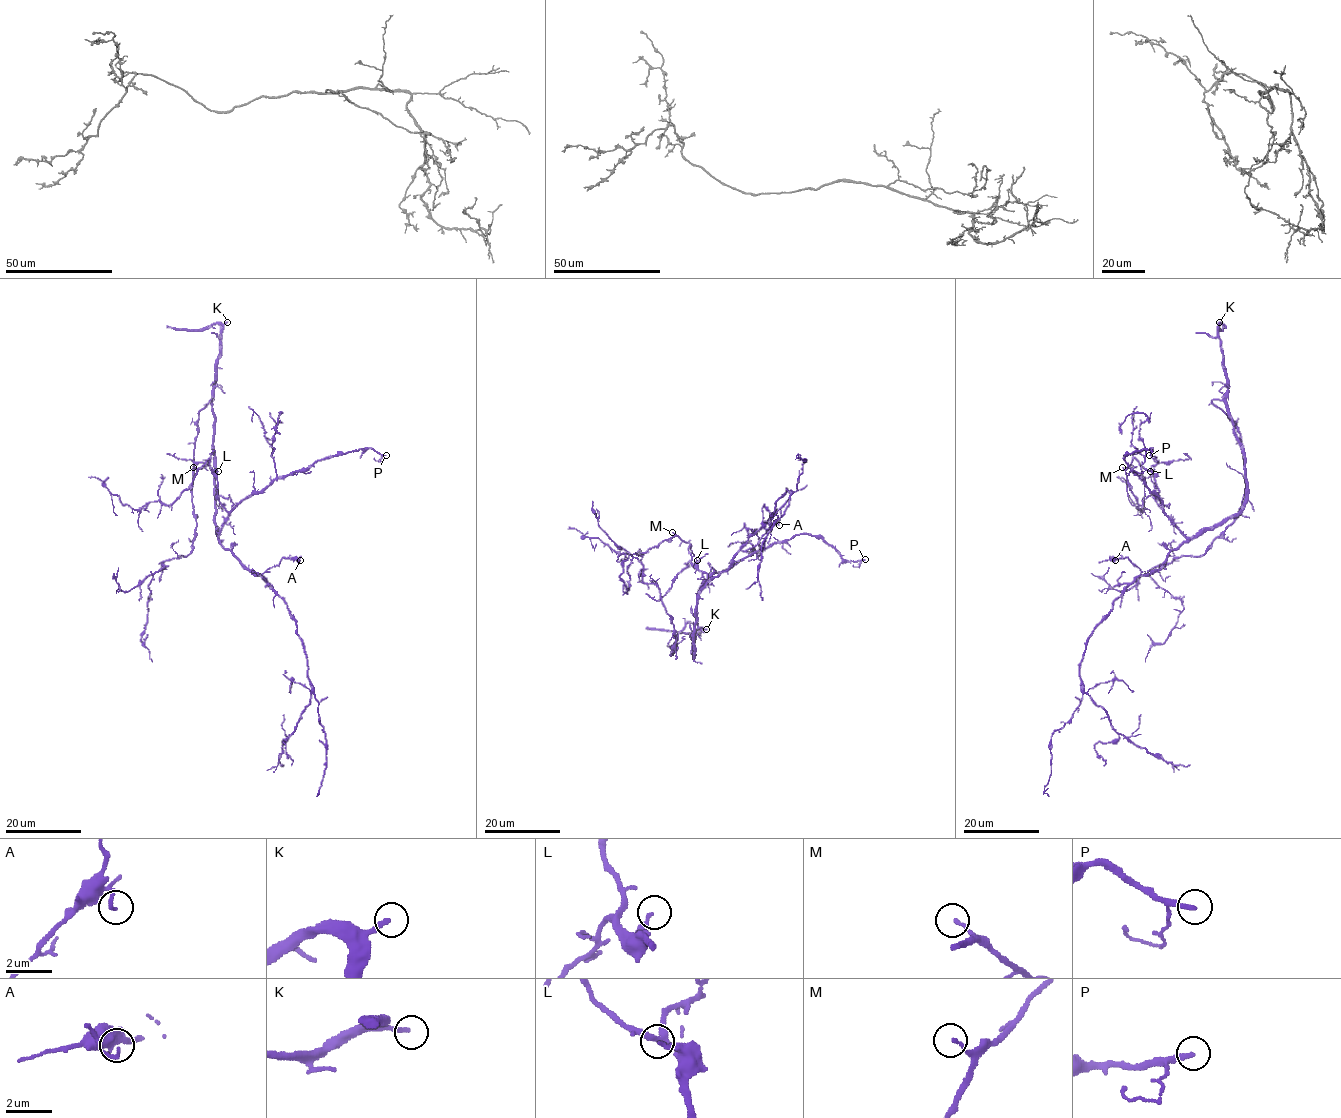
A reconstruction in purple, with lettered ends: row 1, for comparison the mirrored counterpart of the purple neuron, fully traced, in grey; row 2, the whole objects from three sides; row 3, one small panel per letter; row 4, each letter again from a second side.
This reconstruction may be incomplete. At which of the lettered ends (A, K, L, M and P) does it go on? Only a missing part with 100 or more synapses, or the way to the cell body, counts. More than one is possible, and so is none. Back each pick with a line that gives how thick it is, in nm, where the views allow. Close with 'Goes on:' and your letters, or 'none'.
K: 200 nm
P: 200 nm
Goes on: K, P

